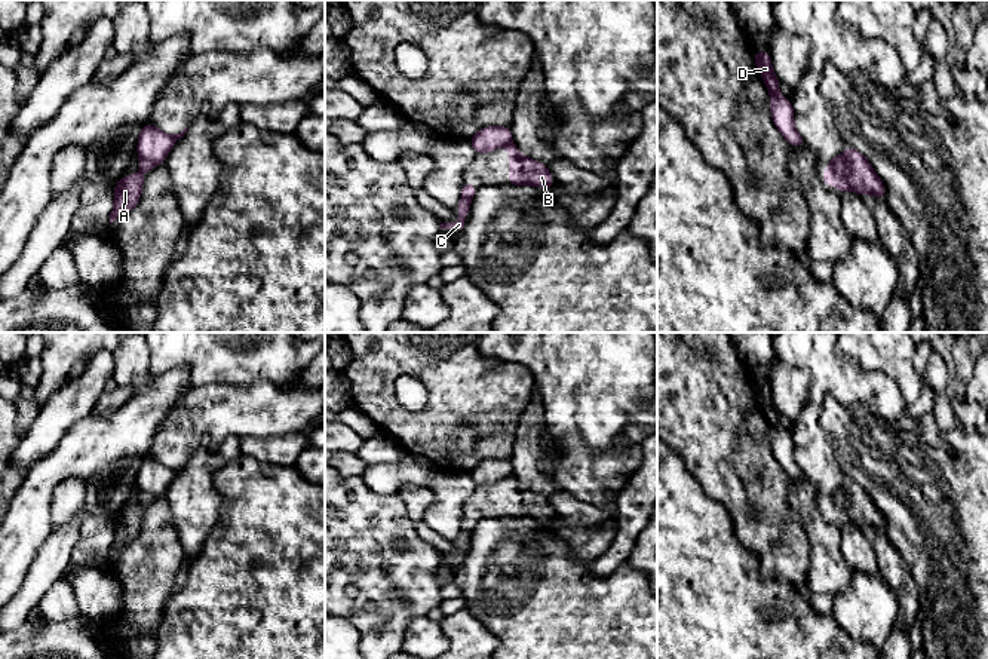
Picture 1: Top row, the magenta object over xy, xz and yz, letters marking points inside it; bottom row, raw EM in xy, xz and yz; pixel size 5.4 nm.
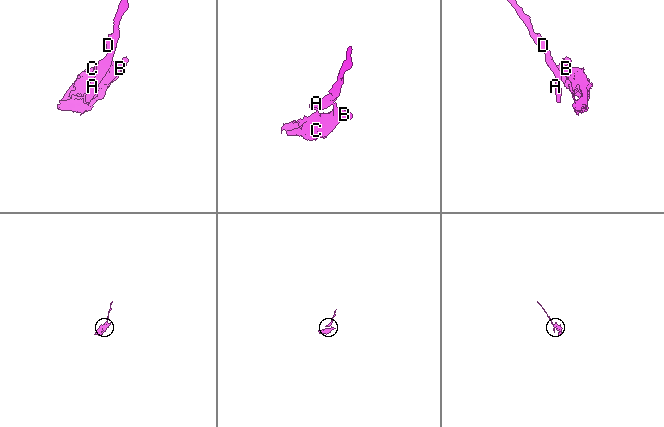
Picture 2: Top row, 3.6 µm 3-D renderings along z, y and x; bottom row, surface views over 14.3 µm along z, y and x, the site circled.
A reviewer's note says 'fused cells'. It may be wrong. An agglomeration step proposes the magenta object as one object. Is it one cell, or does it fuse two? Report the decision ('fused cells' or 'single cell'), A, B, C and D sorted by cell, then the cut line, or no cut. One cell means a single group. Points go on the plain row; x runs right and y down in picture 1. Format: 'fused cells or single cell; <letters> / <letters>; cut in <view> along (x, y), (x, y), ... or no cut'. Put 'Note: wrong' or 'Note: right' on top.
Note: right
fused cells; A D / B C; cut in xz along (509, 474), (503, 478)

